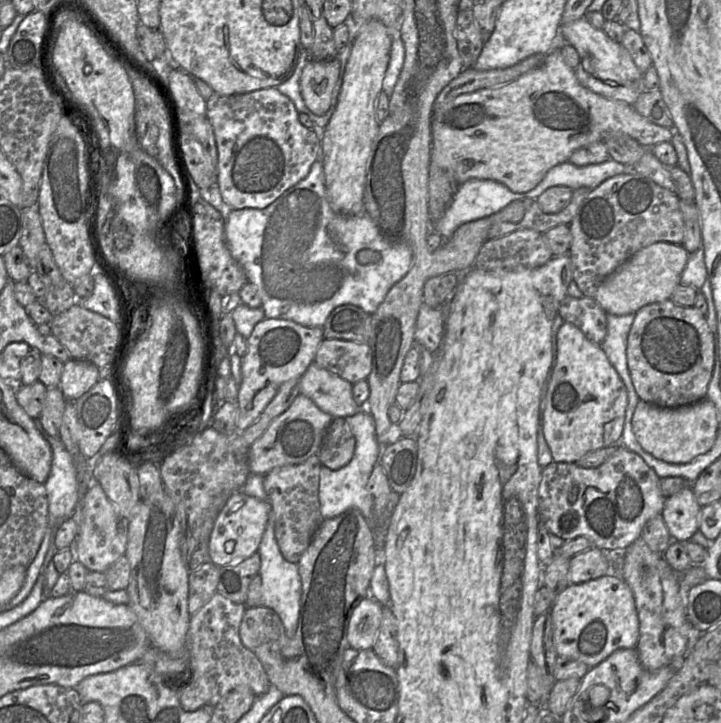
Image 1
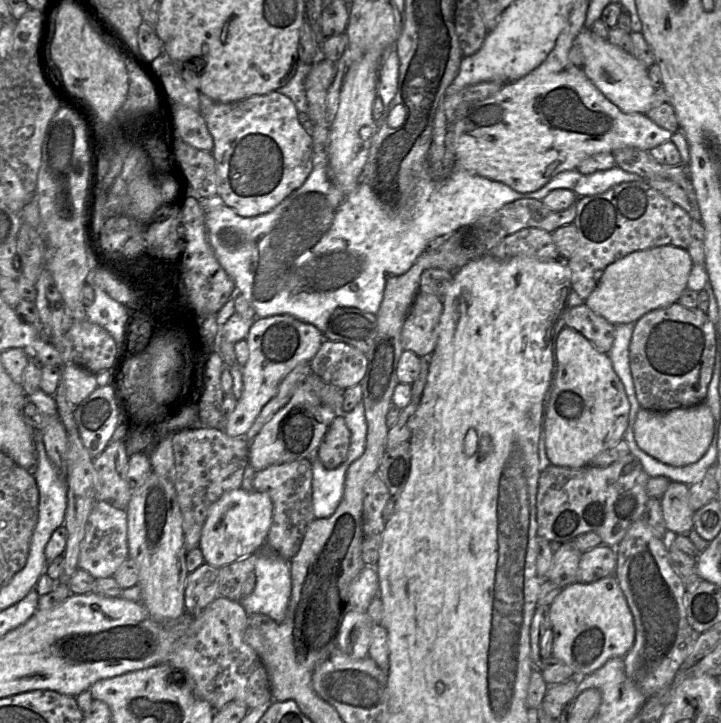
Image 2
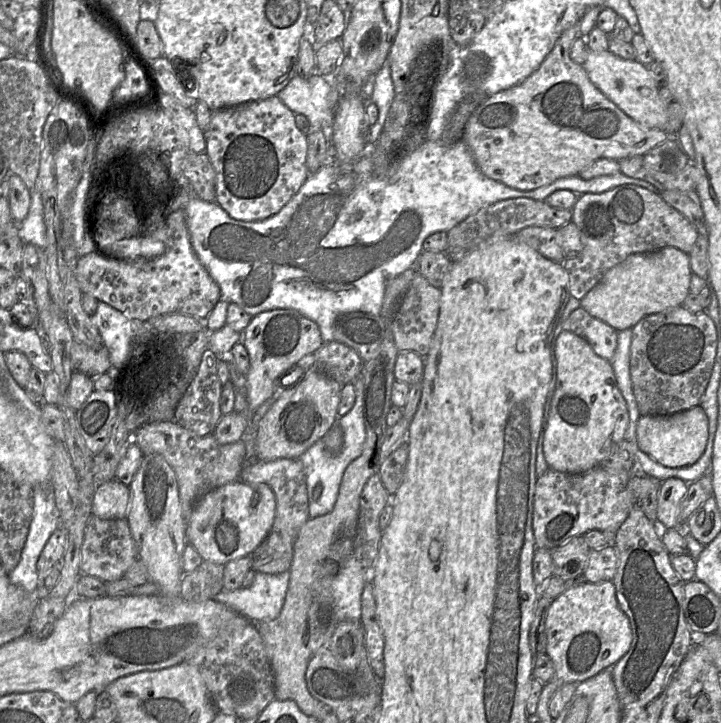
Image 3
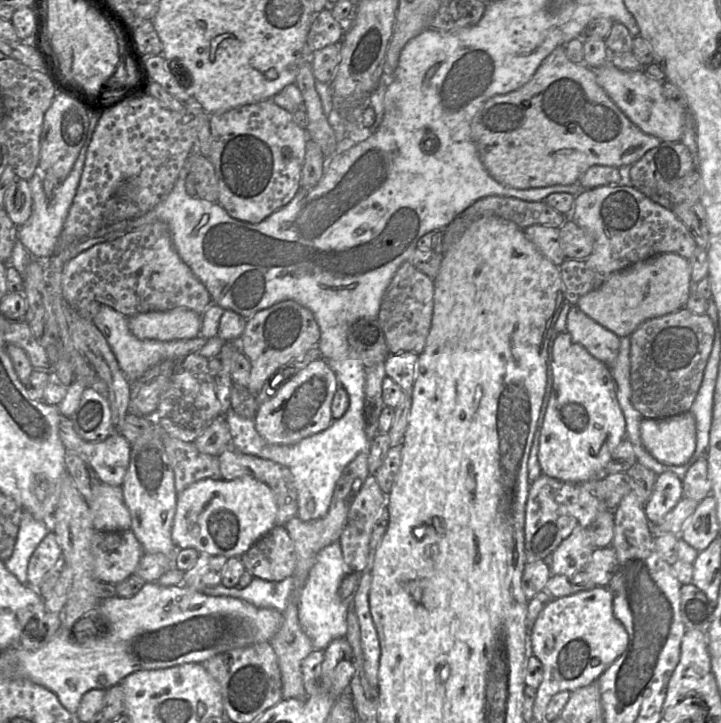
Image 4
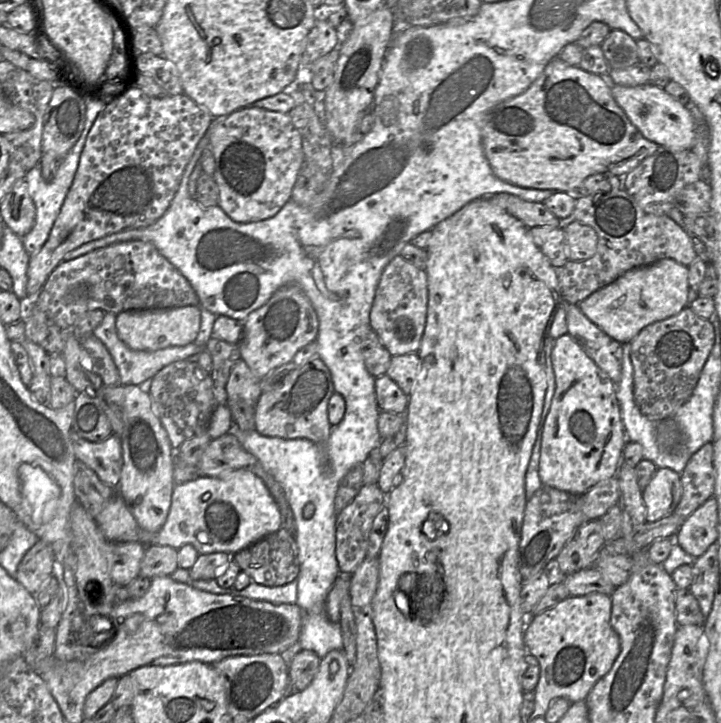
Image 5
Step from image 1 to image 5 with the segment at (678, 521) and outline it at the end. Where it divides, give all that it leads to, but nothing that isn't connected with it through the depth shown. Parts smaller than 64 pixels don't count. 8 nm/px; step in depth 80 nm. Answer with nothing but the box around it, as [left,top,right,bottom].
[642,468,682,522]

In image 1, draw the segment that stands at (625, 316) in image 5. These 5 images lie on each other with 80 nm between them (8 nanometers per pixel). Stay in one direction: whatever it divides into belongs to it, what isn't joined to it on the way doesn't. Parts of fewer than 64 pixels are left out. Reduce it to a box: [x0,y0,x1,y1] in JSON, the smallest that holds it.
[594,242,690,314]

